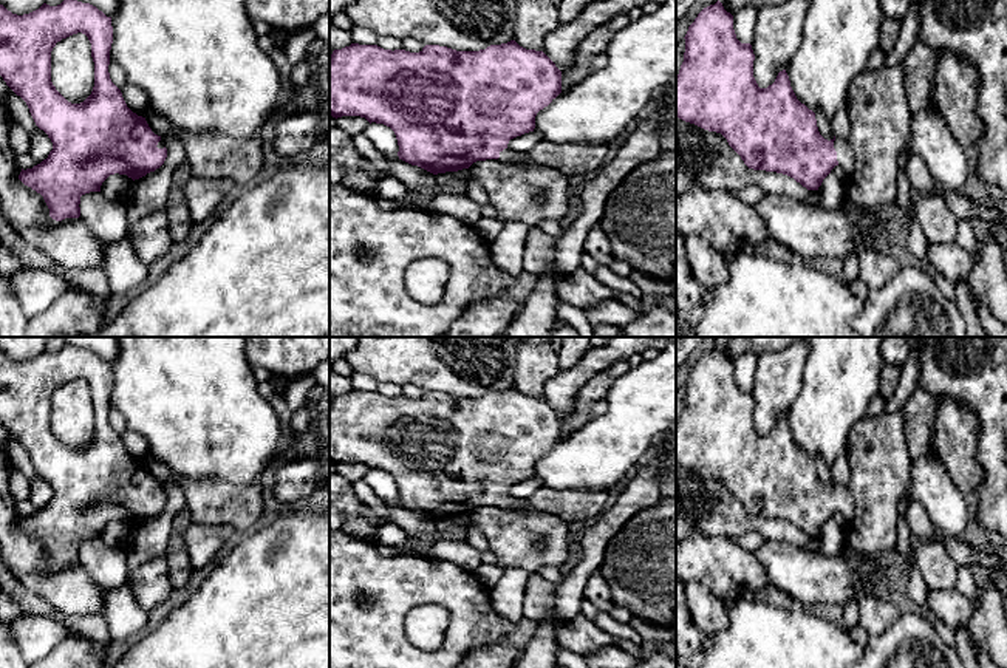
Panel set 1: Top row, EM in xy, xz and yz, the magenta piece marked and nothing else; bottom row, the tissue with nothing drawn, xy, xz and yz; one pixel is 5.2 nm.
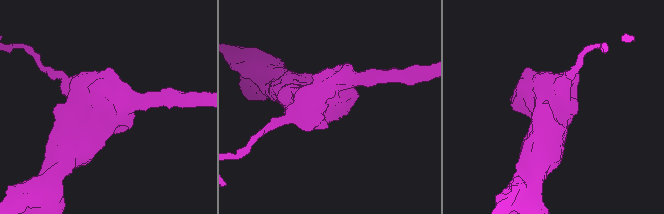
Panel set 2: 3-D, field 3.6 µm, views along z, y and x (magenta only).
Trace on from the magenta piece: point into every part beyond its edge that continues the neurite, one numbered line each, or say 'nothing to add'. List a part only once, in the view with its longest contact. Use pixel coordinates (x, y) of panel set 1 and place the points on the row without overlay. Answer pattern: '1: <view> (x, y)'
1: yz (845, 504)

